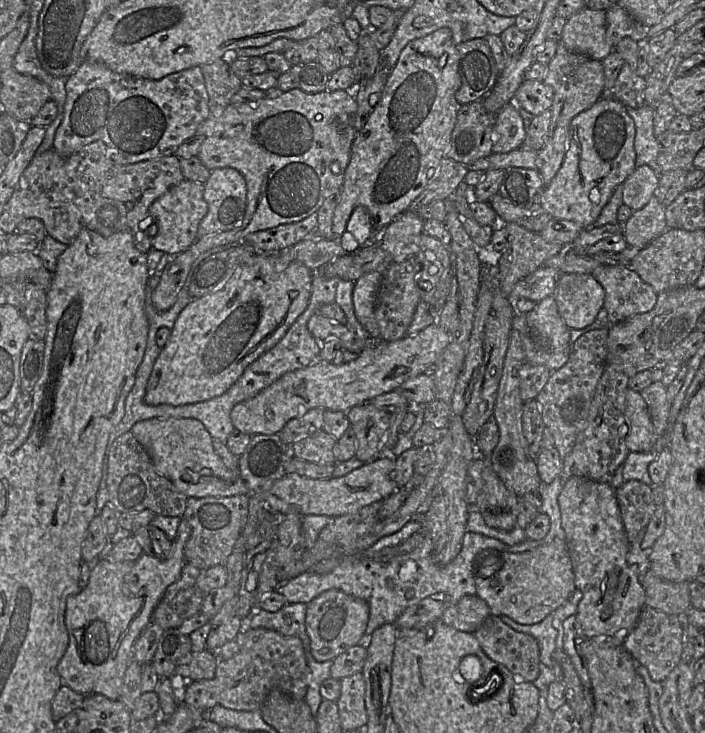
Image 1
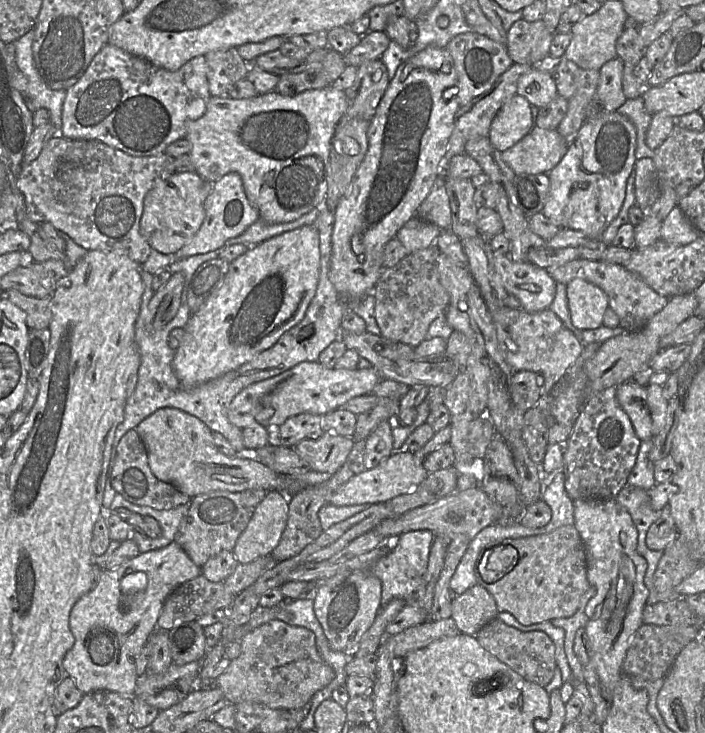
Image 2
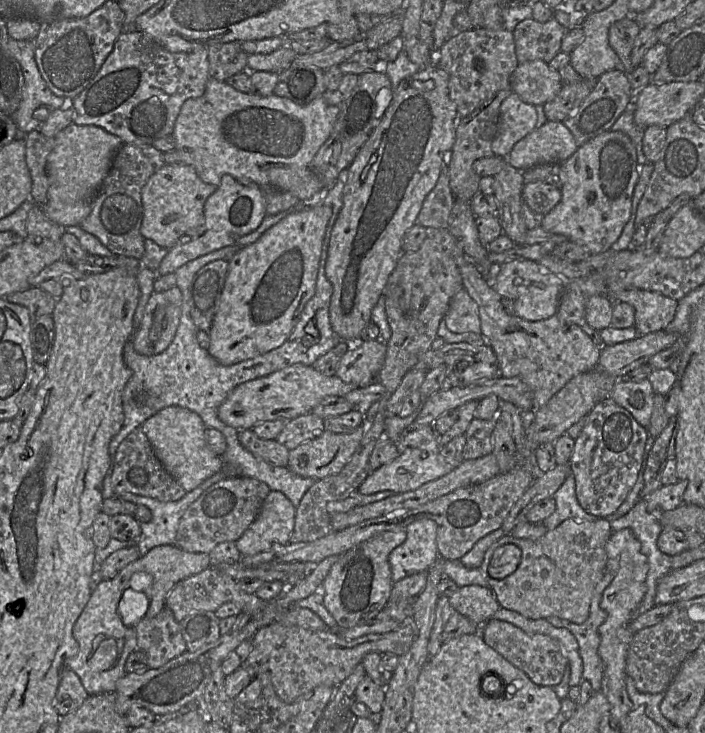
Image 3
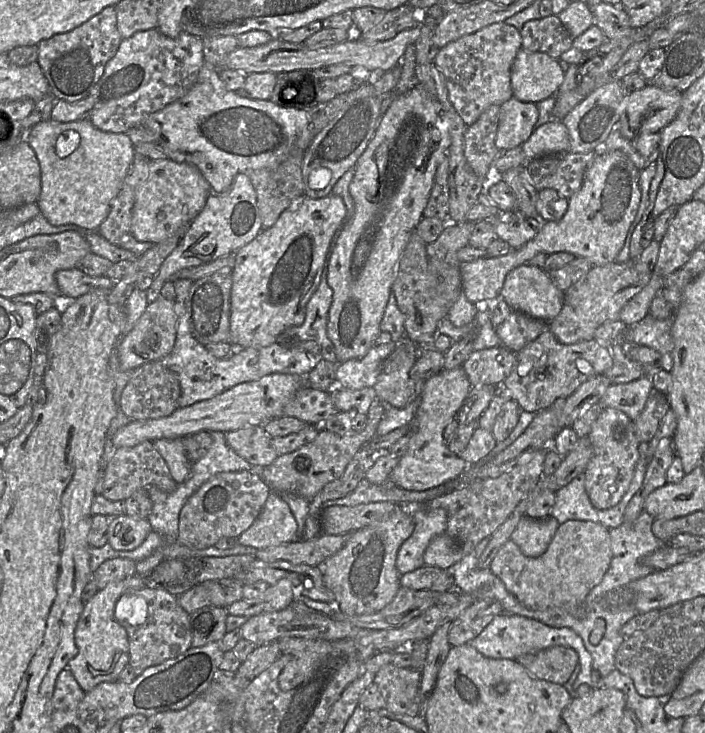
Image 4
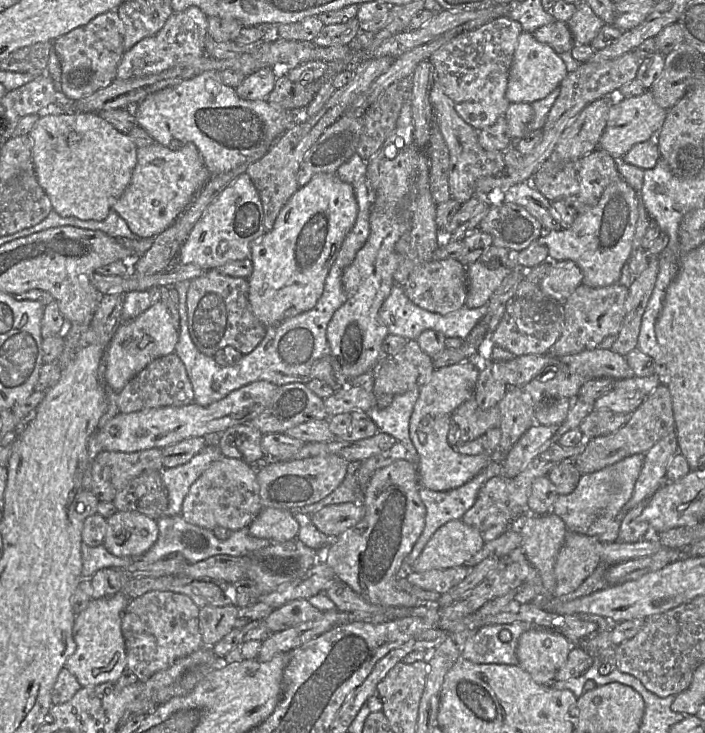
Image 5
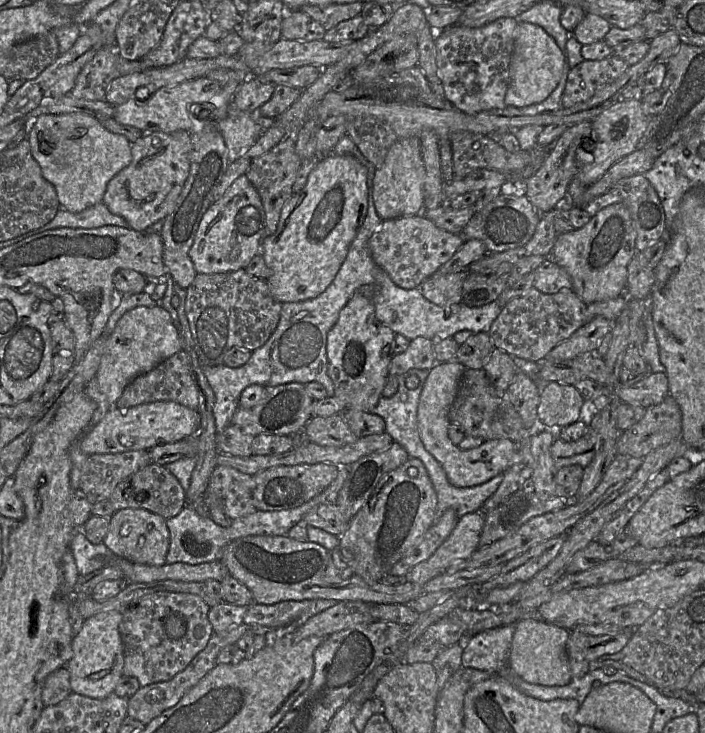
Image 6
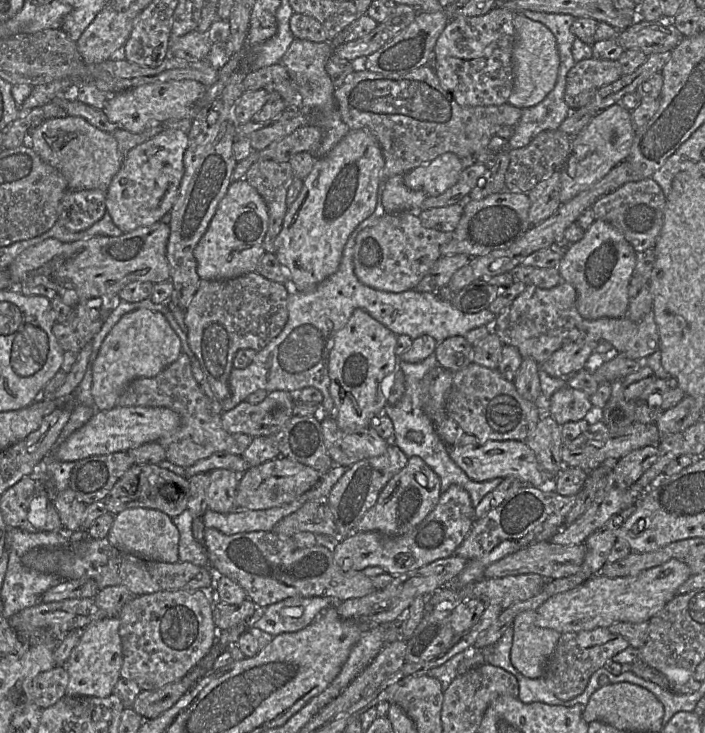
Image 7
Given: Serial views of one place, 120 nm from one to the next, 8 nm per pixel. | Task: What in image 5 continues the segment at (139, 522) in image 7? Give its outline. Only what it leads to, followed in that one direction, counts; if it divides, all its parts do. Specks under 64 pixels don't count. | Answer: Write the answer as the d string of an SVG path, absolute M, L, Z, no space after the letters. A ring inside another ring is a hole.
M117 511L107 519L105 548L121 558L139 558L157 541L157 521L137 511Z

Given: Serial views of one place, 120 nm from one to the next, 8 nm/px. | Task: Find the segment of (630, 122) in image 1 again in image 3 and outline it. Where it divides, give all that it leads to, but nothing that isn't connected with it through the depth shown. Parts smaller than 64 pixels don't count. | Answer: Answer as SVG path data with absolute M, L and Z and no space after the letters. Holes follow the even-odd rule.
M610 130L588 140L560 164L561 200L544 215L541 226L588 247L593 254L611 249L631 216L638 177L636 150L626 134Z

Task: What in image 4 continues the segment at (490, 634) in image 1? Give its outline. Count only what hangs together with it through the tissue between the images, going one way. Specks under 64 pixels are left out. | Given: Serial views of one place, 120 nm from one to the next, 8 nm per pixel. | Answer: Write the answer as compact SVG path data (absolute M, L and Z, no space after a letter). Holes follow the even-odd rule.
M553 646L535 654L524 654L516 661L534 677L564 685L579 665L579 656L572 648Z

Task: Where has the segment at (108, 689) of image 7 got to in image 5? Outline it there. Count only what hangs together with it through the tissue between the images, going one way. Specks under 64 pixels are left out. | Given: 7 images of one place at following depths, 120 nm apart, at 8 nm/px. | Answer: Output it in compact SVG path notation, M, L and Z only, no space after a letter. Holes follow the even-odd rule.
M118 593L100 599L91 599L88 606L80 612L73 625L75 652L68 658L64 667L75 676L82 688L102 683L116 683L127 668L125 641L121 622L123 612L130 599Z

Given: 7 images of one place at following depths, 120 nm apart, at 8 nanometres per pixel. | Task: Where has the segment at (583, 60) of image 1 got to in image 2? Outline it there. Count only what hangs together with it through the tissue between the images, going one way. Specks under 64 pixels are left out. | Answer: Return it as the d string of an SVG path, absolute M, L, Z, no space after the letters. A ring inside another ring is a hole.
M563 56L552 77L558 95L568 101L567 113L557 131L570 143L586 121L586 110L596 93L600 71L580 68Z

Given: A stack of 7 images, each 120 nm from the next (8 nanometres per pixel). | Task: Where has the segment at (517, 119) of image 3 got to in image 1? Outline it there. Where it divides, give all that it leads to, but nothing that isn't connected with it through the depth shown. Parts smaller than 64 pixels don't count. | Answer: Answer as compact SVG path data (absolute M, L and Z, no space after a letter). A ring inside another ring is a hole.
M509 102L500 110L494 122L493 153L506 153L523 145L526 127L515 102Z

